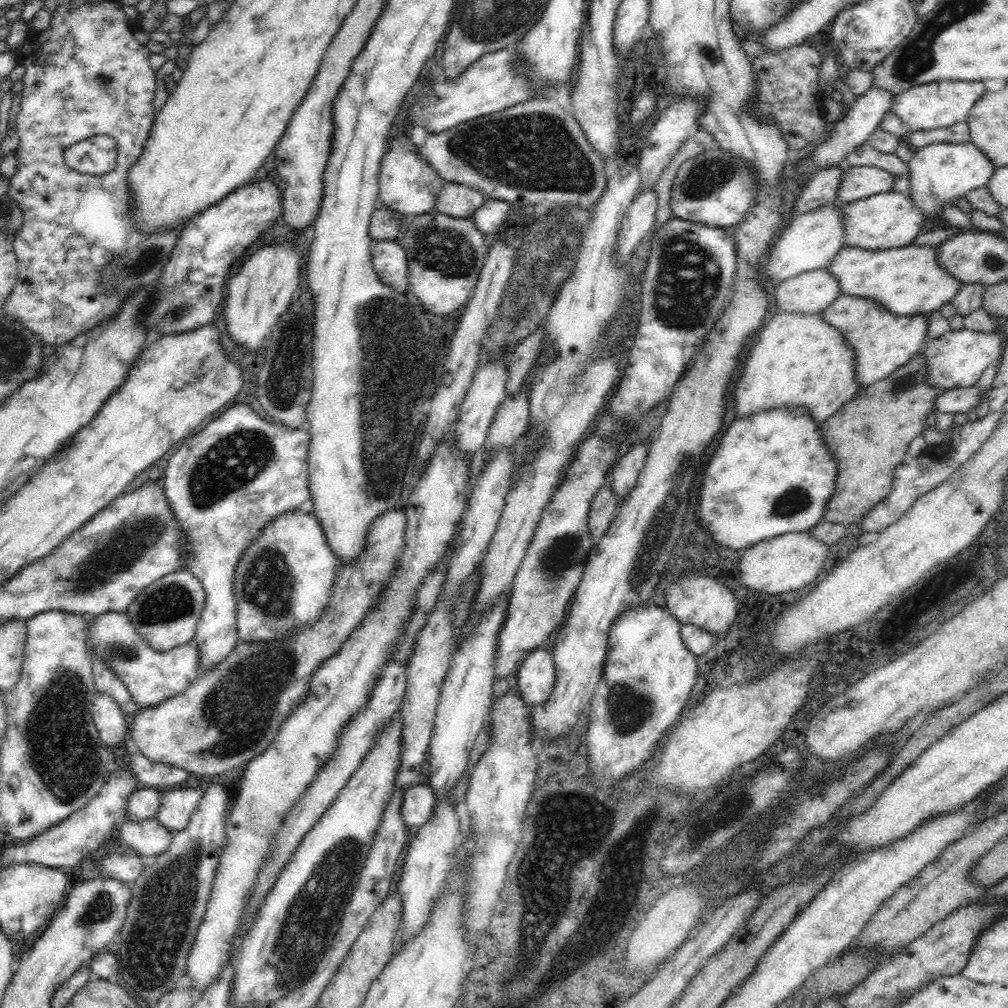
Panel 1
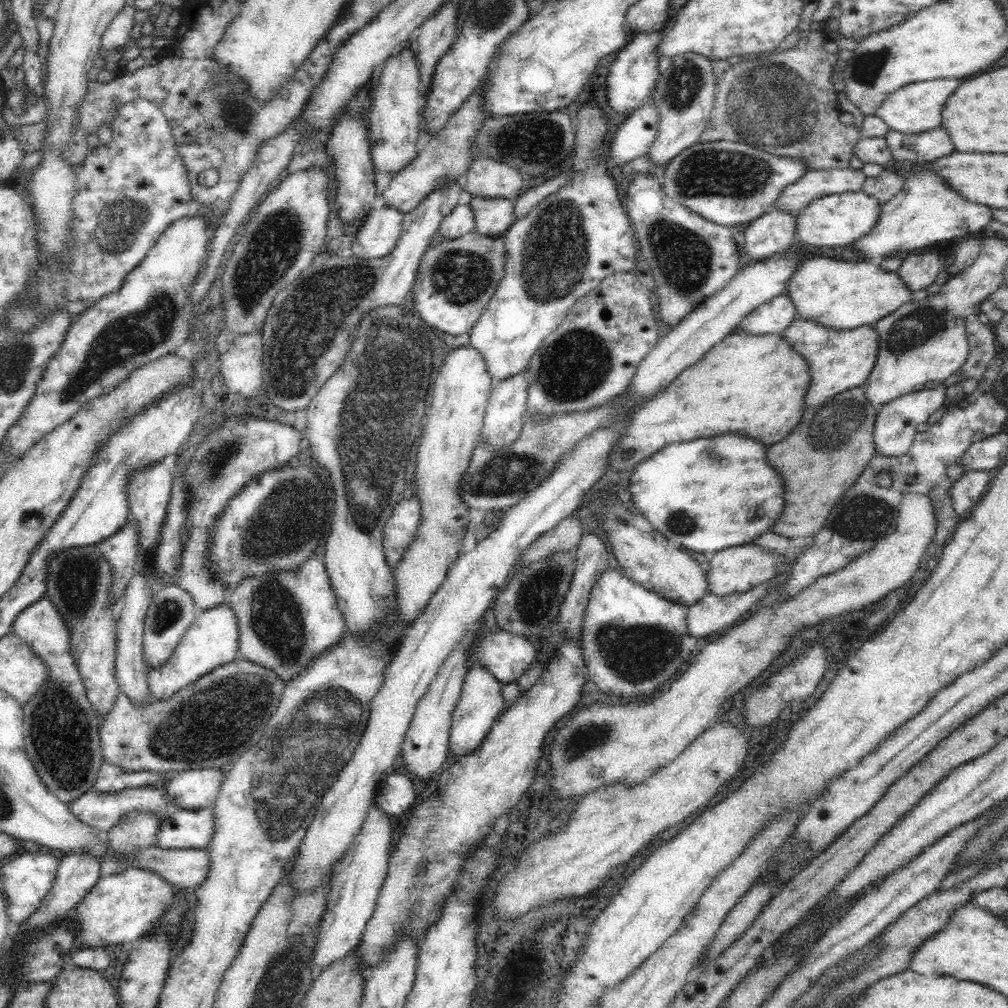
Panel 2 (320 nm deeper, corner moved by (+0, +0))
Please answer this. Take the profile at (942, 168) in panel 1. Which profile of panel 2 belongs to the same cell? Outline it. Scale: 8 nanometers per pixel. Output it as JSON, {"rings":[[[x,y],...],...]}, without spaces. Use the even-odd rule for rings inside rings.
{"rings":[[[912,171],[905,177],[902,190],[881,205],[878,220],[870,232],[848,245],[862,257],[862,261],[880,262],[893,254],[907,254],[931,243],[978,234],[993,219],[992,208],[967,201],[950,189],[936,171]]]}

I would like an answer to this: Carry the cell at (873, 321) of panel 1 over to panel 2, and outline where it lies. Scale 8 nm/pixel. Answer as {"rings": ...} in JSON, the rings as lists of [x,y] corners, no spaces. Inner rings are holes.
{"rings":[[[795,320],[780,334],[790,345],[790,349],[798,352],[806,359],[810,371],[810,384],[806,386],[804,405],[816,407],[828,401],[836,394],[859,387],[868,378],[876,362],[878,350],[878,334],[872,325],[860,326],[853,330],[827,330],[810,320]]]}

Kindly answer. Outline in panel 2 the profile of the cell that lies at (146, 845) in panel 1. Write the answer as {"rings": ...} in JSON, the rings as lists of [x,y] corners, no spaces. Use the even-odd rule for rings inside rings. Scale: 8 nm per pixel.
{"rings":[[[205,807],[197,810],[174,808],[160,821],[156,845],[163,849],[206,849],[215,831],[214,808]]]}

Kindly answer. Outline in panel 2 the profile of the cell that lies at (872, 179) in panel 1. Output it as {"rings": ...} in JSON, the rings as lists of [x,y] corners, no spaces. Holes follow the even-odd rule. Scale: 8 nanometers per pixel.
{"rings":[[[852,167],[809,170],[802,178],[782,188],[780,196],[765,212],[768,213],[774,208],[796,214],[816,198],[836,192],[860,191],[864,180],[866,175],[862,169],[856,170]]]}

